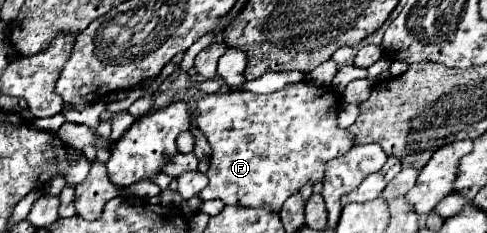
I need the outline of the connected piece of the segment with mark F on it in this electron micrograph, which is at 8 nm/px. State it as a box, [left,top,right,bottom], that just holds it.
[195,83,353,211]

